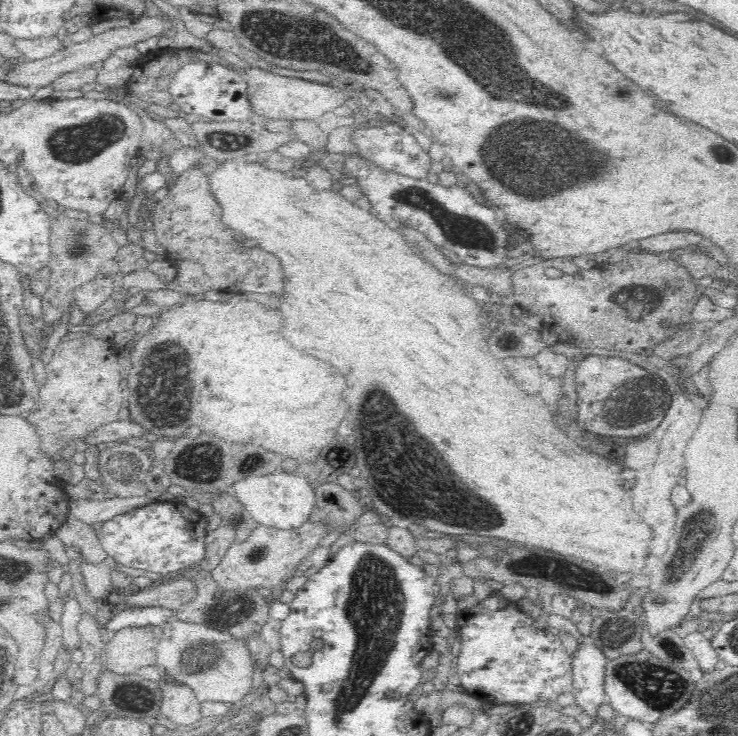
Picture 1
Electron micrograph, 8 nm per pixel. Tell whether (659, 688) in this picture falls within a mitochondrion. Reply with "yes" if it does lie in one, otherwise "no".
yes

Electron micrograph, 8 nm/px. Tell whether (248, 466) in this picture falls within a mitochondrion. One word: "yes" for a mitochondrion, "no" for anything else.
yes

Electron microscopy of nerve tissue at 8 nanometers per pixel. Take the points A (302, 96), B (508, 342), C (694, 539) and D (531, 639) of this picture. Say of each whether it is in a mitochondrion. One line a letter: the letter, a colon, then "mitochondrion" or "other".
A: other
B: other
C: mitochondrion
D: other

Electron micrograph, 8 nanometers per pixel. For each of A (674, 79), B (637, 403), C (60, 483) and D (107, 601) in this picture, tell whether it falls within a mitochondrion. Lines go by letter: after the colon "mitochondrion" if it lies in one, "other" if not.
A: other
B: mitochondrion
C: other
D: other

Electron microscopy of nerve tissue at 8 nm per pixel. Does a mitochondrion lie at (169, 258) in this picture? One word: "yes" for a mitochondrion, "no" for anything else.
no

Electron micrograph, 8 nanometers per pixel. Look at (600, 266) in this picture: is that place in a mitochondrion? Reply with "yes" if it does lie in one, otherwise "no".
no

